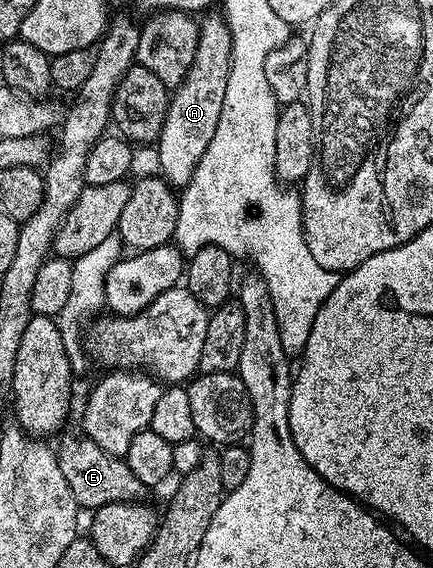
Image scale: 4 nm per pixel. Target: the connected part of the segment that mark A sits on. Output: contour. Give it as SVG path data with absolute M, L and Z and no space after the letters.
M219 17L216 18L200 22L194 64L182 84L171 91L166 124L155 147L156 158L160 161L159 173L173 188L183 188L192 179L198 160L202 160L202 152L206 152L214 136L214 128L218 128L218 116L222 116L222 100L226 100L226 80L232 63L232 37L227 25Z

